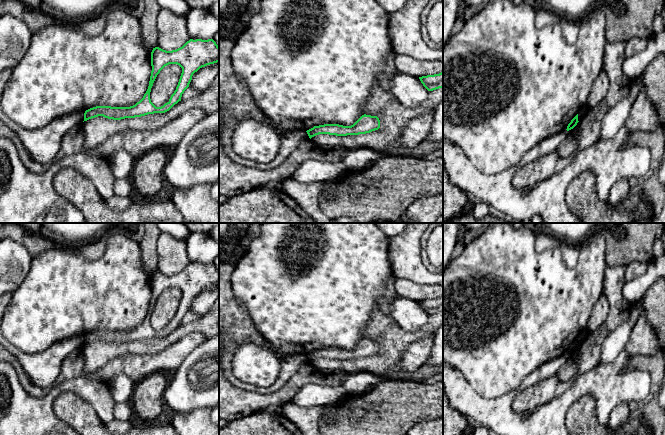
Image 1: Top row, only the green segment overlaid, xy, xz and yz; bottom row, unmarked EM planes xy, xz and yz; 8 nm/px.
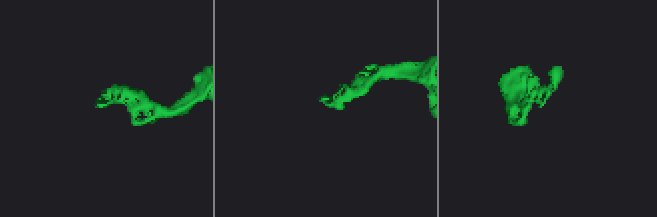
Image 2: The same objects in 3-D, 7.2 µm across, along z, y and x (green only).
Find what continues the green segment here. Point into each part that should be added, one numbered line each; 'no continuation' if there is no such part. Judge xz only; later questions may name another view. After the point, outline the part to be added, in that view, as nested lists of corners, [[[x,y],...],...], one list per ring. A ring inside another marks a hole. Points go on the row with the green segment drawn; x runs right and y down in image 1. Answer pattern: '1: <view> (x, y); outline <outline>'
no continuation

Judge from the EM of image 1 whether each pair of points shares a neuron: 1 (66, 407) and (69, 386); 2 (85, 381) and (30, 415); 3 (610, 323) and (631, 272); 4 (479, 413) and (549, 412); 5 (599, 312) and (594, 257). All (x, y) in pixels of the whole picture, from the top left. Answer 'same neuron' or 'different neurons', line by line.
1: different neurons
2: same neuron
3: different neurons
4: same neuron
5: different neurons

